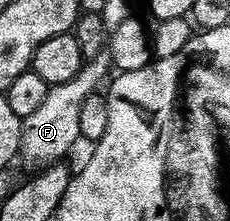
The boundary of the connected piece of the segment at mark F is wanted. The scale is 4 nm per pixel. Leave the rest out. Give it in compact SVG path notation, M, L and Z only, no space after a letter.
M99 58L96 60L86 60L85 63L83 63L82 69L79 70L79 72L76 74L76 78L72 78L68 82L60 82L59 84L51 84L50 89L48 90L48 94L44 98L44 103L41 104L40 107L37 108L37 110L32 113L28 114L27 116L22 117L22 147L20 149L20 160L23 160L24 163L27 164L28 167L30 167L30 170L41 170L43 168L47 168L50 164L57 164L59 161L61 161L63 158L66 158L66 155L70 152L70 147L73 146L74 143L79 143L80 140L80 104L85 101L86 98L92 95L92 93L95 91L94 88L98 84L98 79L101 78L102 75L105 74L106 71L111 71L112 65L109 61L109 59L106 58Z

